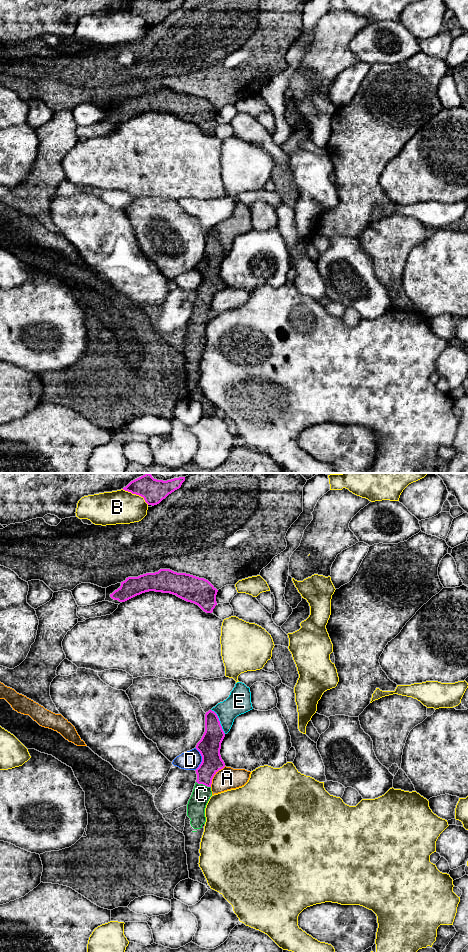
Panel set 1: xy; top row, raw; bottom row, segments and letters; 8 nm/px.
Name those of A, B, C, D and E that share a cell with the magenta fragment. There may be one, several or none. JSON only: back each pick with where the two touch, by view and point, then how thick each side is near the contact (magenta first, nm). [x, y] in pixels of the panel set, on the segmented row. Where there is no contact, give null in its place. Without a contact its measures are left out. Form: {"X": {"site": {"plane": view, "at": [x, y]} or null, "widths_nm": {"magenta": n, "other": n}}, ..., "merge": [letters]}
{"C": {"site": {"plane": "xy", "at": [203, 784]}, "widths_nm": {"magenta": 160, "other": 150}}, "merge": ["C"]}

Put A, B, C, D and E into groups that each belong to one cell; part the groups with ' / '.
A / B / C / D / E

